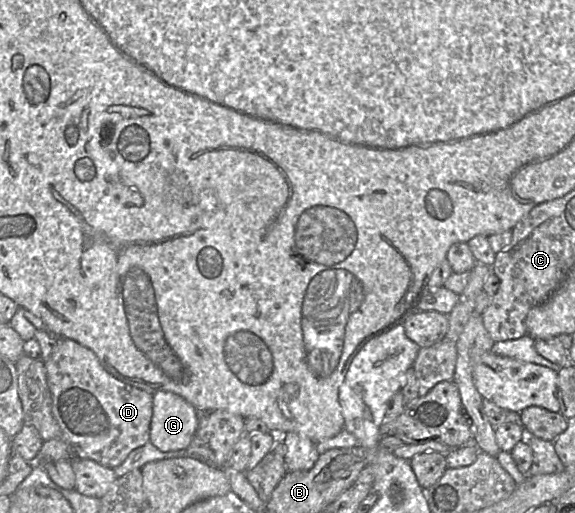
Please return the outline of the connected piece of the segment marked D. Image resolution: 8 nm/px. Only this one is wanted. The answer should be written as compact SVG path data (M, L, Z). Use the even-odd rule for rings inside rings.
M56 338L52 353L45 361L45 368L52 396L52 414L74 457L115 468L124 462L132 450L150 441L153 394L116 379L104 369L91 349L69 338Z

